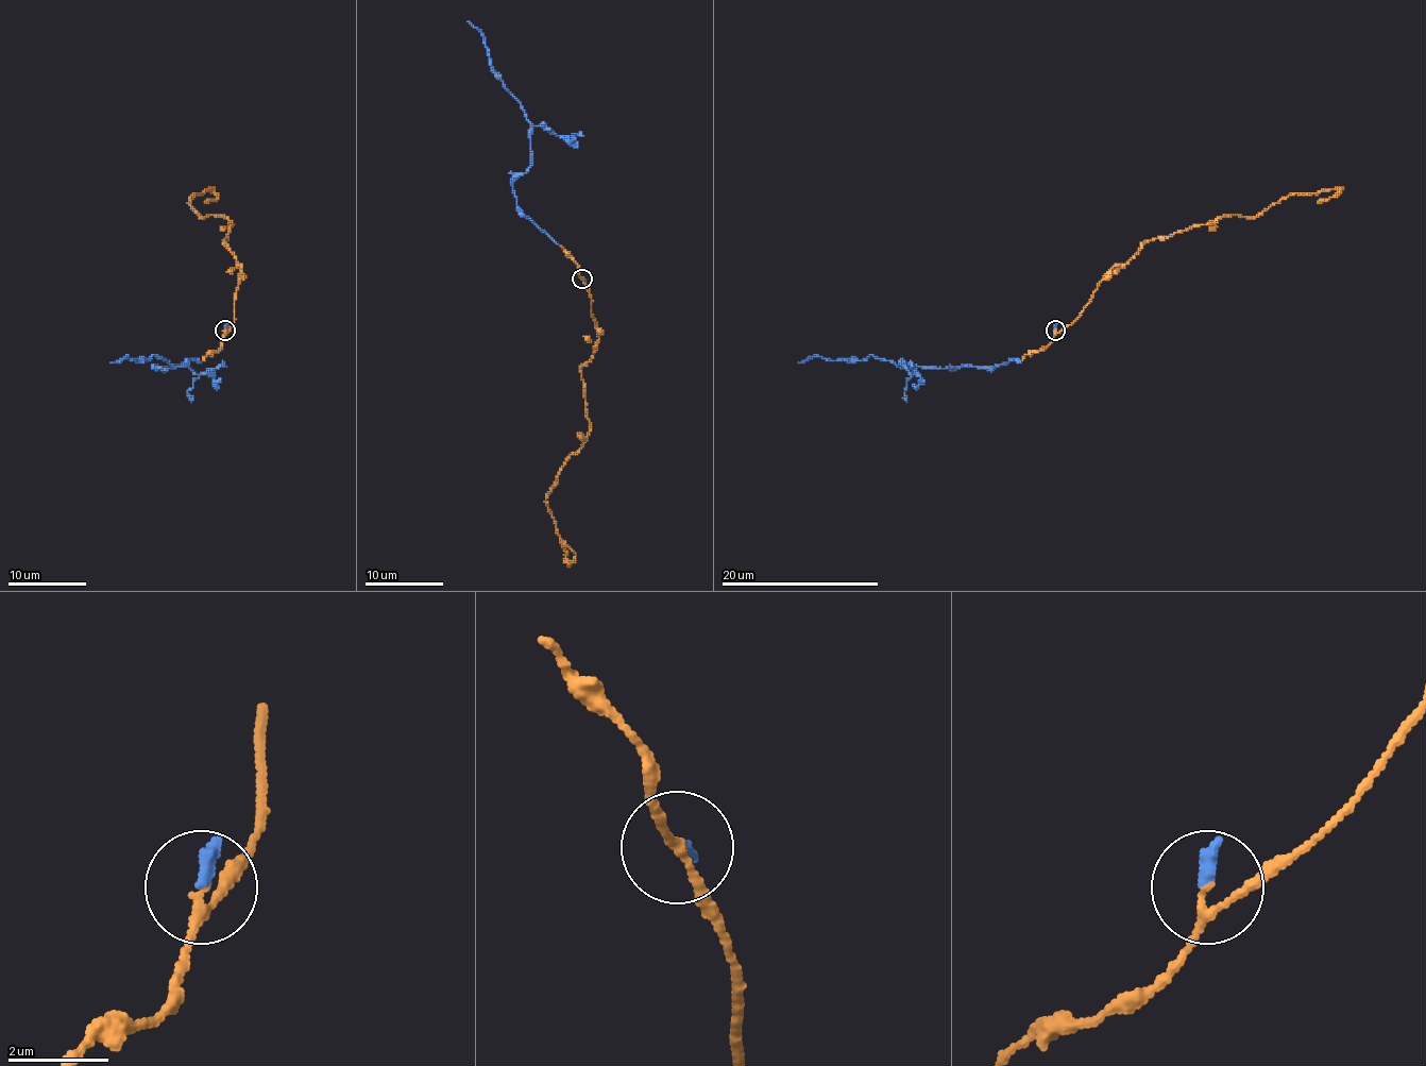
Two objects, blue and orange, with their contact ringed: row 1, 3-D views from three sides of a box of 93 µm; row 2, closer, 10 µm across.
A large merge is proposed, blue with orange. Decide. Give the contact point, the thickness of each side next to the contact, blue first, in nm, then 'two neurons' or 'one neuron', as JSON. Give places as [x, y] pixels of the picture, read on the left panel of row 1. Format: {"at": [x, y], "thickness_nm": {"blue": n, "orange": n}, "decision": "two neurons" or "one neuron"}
{"at": [224, 331], "thickness_nm": {"blue": 280, "orange": 150}, "decision": "one neuron"}

